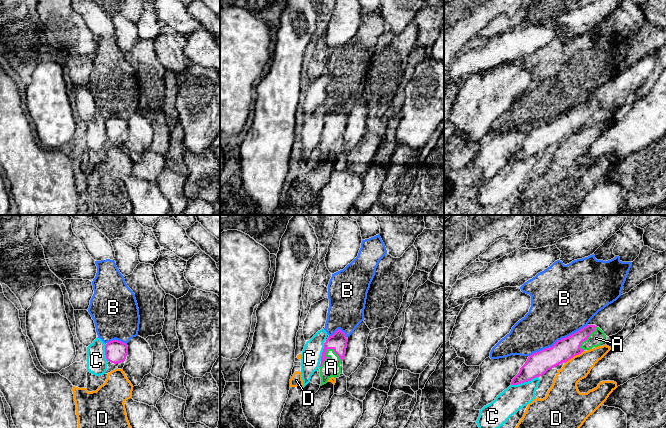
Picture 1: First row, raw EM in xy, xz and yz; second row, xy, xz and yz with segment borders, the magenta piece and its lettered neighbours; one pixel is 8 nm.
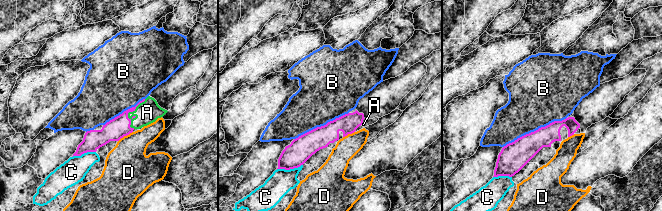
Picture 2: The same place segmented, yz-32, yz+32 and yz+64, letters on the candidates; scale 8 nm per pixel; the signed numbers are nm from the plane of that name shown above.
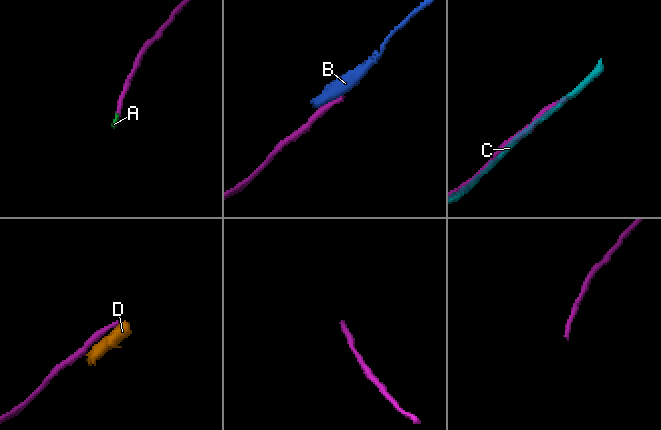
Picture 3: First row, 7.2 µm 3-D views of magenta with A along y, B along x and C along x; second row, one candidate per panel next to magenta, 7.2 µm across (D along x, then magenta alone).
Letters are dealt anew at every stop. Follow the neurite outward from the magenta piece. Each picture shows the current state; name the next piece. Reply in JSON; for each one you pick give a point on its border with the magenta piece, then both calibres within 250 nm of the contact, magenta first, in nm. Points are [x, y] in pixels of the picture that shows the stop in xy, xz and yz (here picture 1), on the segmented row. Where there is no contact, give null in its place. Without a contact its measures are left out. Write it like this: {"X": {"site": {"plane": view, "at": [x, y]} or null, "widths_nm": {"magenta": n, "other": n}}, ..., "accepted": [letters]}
{"A": {"site": {"plane": "xz", "at": [326, 351]}, "widths_nm": {"magenta": 140, "other": 150}}, "accepted": ["A"]}

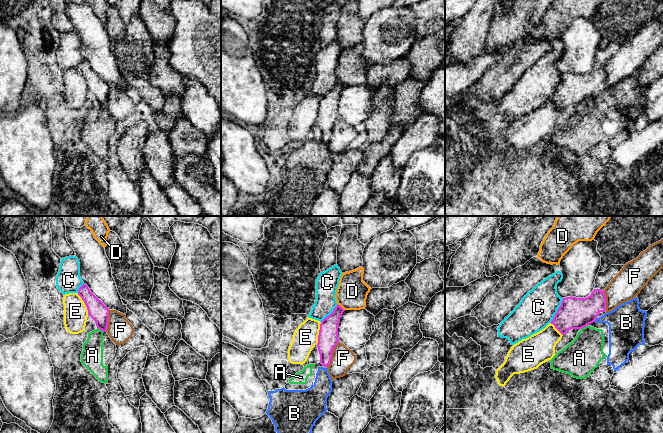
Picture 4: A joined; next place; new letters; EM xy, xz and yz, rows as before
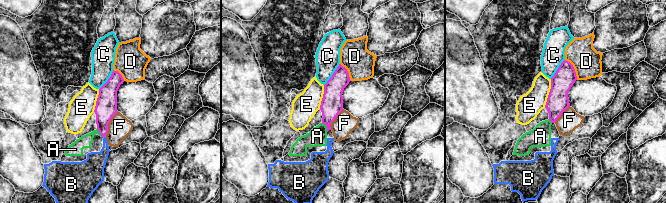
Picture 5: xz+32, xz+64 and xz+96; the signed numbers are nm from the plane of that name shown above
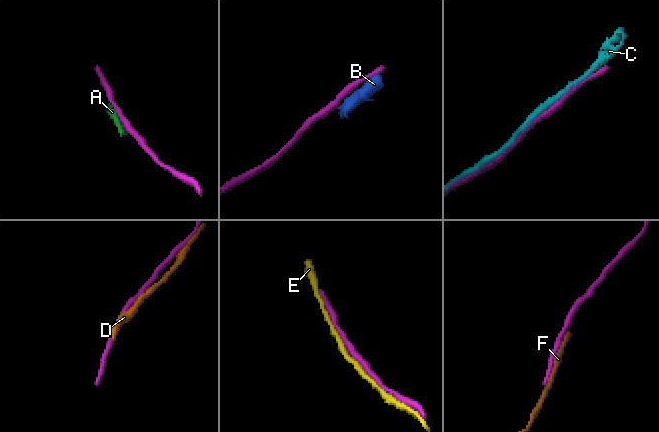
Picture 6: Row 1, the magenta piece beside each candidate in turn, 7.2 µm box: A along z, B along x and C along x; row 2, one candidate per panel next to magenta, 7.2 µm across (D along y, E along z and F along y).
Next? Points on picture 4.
{"accepted": []}

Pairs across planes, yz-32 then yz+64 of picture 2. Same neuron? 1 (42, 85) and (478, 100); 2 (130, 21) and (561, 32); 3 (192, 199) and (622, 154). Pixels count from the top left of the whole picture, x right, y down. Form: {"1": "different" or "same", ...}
{"1": "same", "2": "same", "3": "different"}

